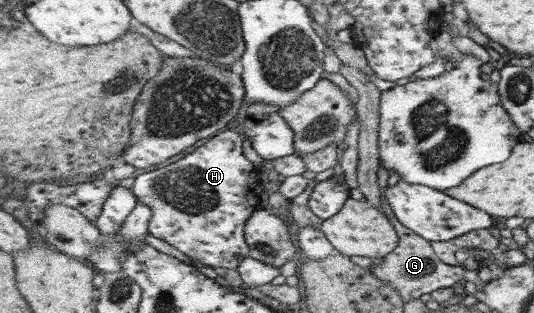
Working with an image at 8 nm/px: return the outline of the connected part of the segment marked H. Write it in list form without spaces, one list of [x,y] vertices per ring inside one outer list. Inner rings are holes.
[[[227,130],[218,137],[210,138],[202,149],[196,149],[194,153],[188,153],[186,157],[164,167],[138,175],[132,191],[136,194],[137,202],[149,205],[154,210],[149,223],[150,234],[171,243],[182,254],[204,262],[205,266],[238,270],[243,258],[250,256],[250,246],[245,238],[246,224],[250,216],[262,207],[260,195],[264,189],[258,189],[258,172],[256,165],[244,155],[242,135]]]

